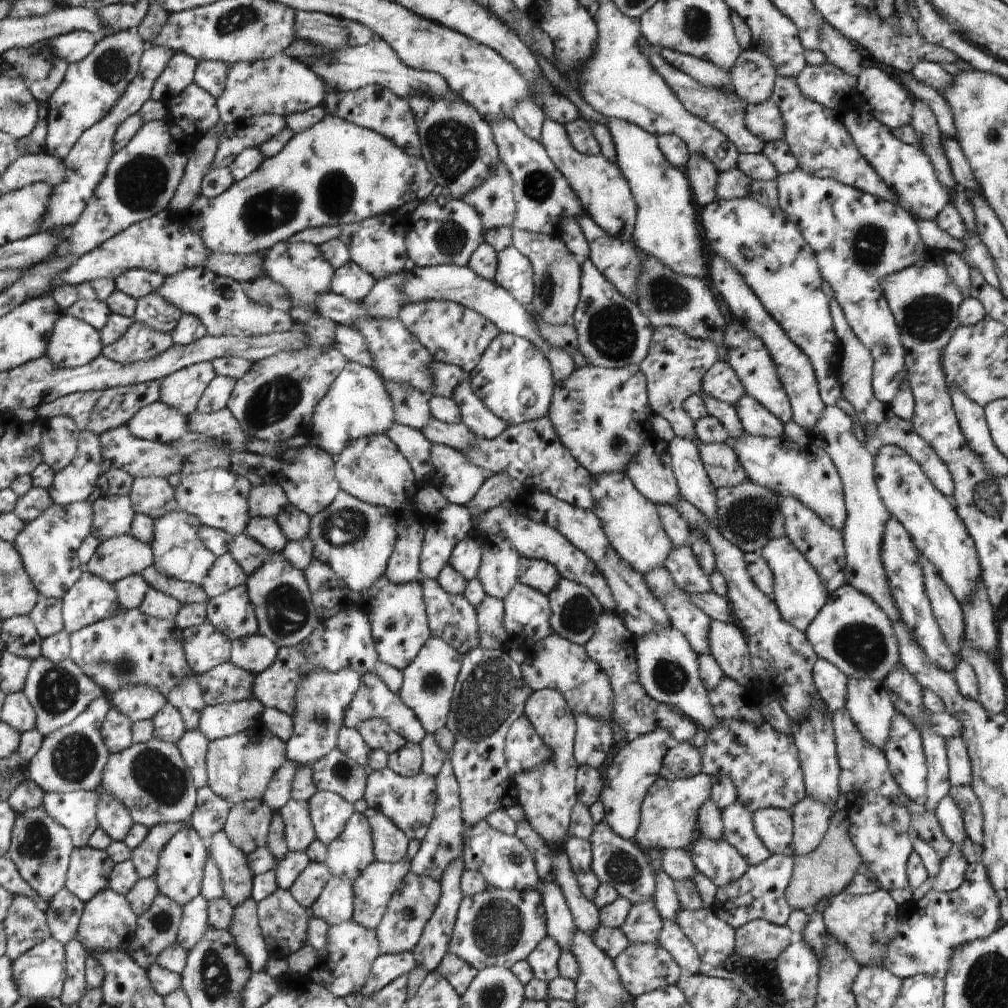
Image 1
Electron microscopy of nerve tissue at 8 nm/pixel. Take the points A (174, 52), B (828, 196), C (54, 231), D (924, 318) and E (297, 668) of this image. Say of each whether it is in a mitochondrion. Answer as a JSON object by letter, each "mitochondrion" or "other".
{"A":"other","B":"other","C":"other","D":"mitochondrion","E":"other"}

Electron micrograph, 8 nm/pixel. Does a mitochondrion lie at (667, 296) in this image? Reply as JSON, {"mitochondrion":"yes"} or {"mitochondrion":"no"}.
{"mitochondrion":"yes"}

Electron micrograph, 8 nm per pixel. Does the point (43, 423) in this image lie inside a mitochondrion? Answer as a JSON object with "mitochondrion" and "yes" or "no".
{"mitochondrion":"no"}

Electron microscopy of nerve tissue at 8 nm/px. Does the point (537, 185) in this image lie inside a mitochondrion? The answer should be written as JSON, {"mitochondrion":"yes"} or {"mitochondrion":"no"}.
{"mitochondrion":"yes"}

